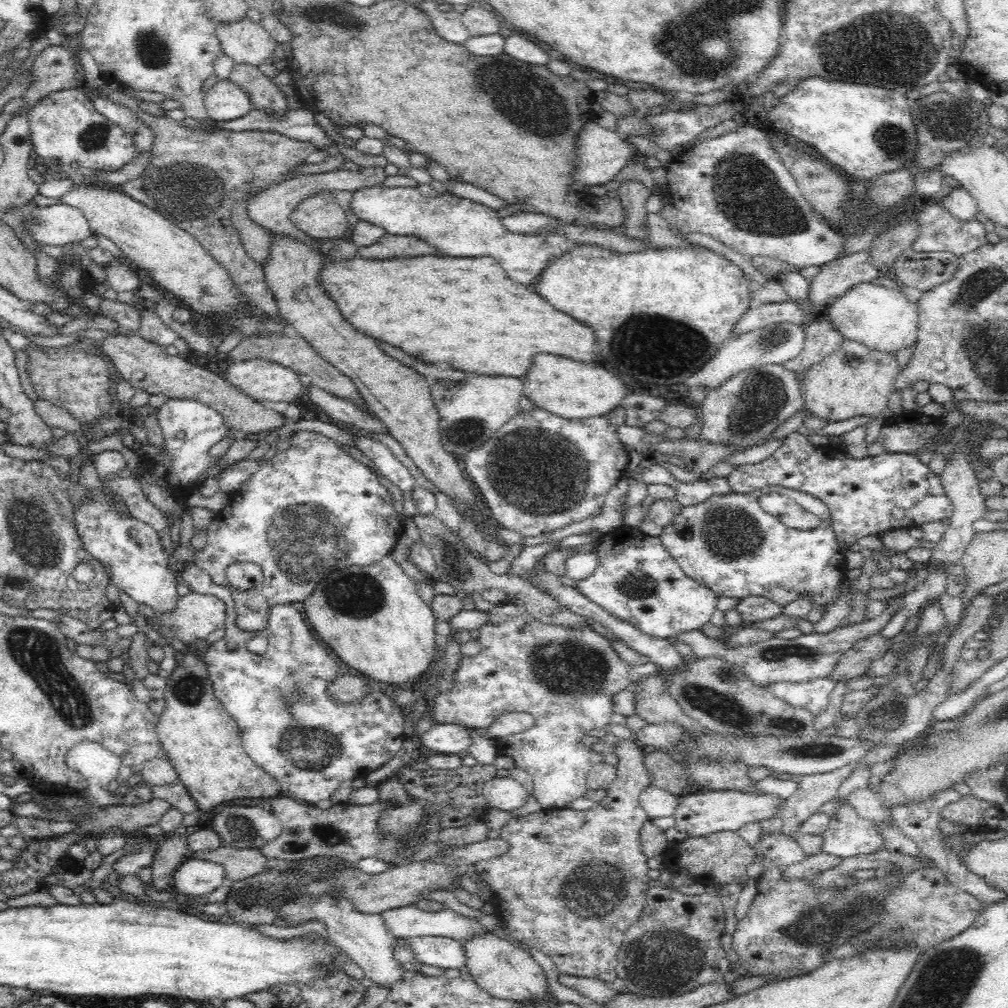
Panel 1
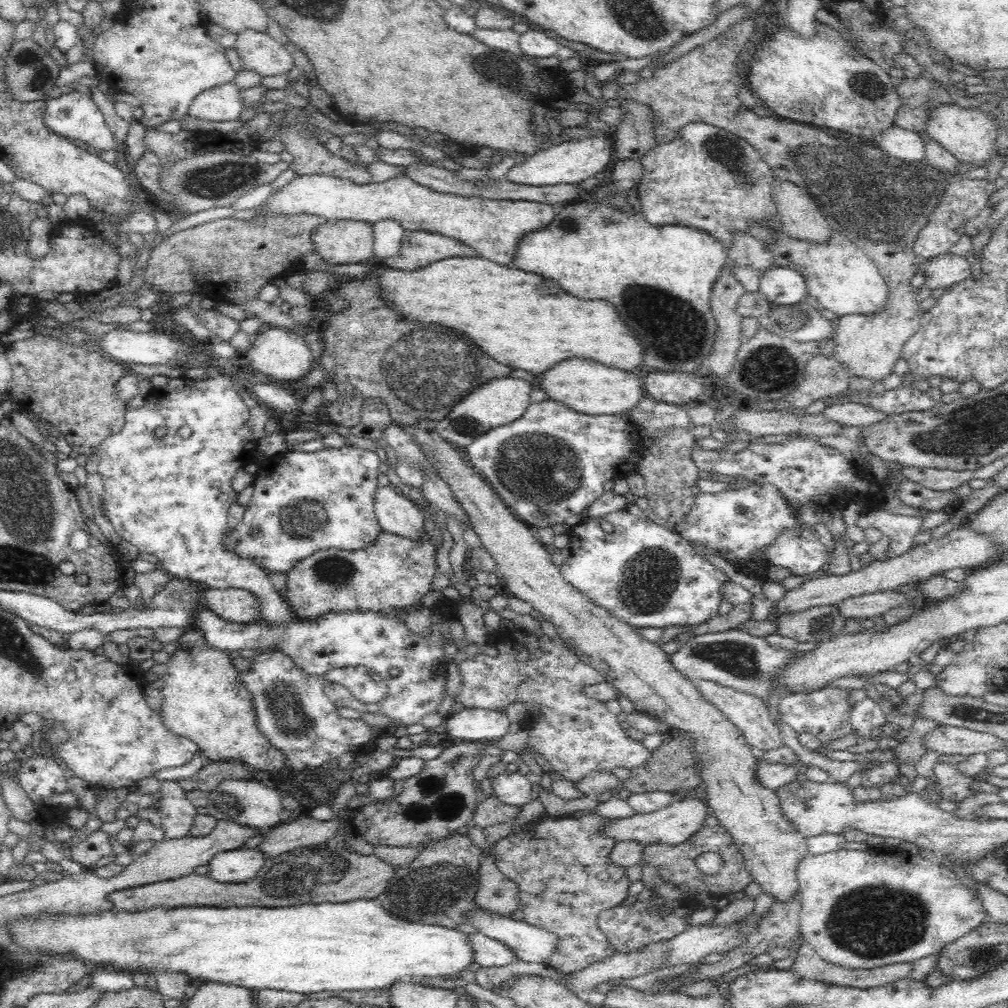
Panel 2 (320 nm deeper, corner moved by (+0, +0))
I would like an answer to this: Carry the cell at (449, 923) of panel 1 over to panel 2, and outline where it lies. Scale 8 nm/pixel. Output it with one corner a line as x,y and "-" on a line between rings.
484,911
474,912
467,922
482,934
510,946
518,960
547,965
550,956
557,953
557,936
525,920
504,918

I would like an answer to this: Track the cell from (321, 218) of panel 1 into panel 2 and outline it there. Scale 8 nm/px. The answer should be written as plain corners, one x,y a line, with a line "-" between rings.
331,220
317,226
311,240
315,252
328,265
366,262
373,254
373,230
370,222

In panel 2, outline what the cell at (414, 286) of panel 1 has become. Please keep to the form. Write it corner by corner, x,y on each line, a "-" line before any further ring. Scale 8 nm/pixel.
452,257
432,262
420,270
396,270
386,264
378,264
371,272
378,284
378,292
384,303
406,318
416,318
426,326
446,326
470,338
480,350
498,360
500,364
522,368
528,372
546,372
554,364
566,358
590,358
606,366
620,370
632,370
642,364
642,344
636,334
622,324
618,310
606,300
580,300
566,294
560,283
543,275
522,272
515,266
500,266
487,258

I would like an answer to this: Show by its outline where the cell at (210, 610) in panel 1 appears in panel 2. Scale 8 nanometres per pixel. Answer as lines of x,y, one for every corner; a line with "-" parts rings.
212,588
203,592
204,608
228,622
252,622
259,617
259,600
244,588

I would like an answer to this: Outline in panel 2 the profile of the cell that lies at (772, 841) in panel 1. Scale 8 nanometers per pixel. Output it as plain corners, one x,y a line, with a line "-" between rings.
885,846
868,847
864,851
847,850
842,848
835,852
812,855
804,857
797,866
797,881
799,884
799,893
801,898
801,912
799,932
804,942
808,943
826,962
830,964
843,966
850,969
873,969
887,964
899,962
914,962
922,956
936,954
943,949
948,943
954,942
957,938
964,936
971,930
988,919
984,906
981,904
979,897
976,897
972,891
966,889
957,873
940,861
923,857
920,854
910,854
900,848
886,848

